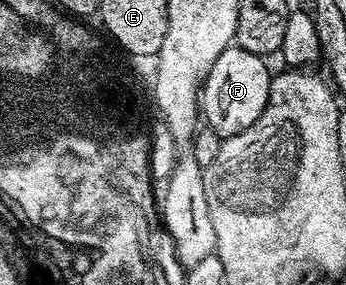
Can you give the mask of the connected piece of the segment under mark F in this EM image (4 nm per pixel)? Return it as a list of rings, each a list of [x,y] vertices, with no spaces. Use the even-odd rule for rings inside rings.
[[[238,47],[227,48],[213,63],[212,70],[209,71],[201,88],[201,117],[206,128],[211,129],[220,139],[226,139],[245,131],[250,125],[257,123],[261,111],[265,111],[273,76],[272,70],[267,70],[267,64],[264,58]]]

